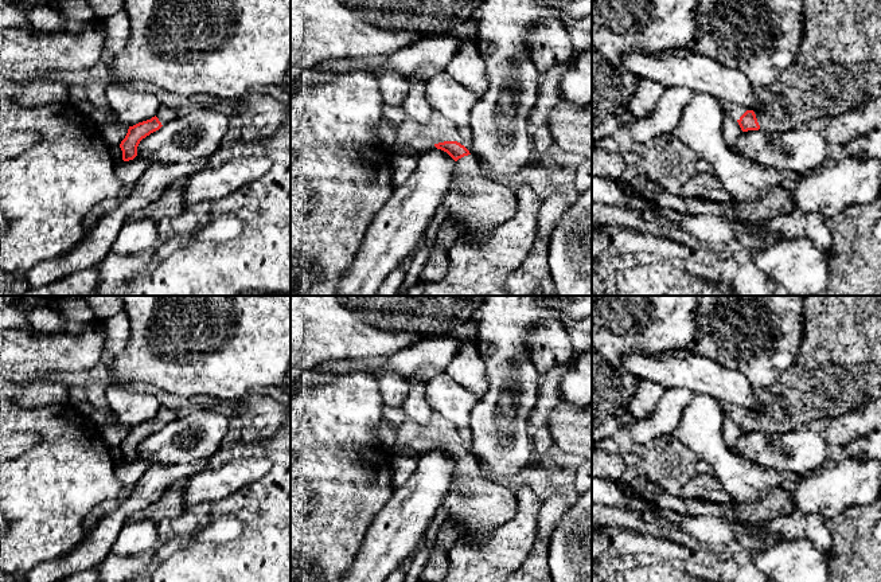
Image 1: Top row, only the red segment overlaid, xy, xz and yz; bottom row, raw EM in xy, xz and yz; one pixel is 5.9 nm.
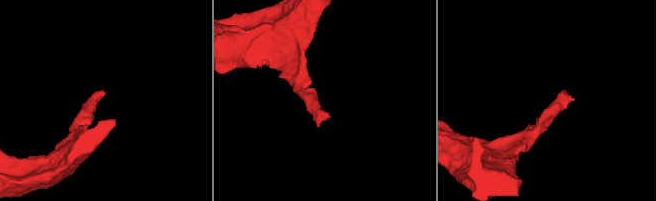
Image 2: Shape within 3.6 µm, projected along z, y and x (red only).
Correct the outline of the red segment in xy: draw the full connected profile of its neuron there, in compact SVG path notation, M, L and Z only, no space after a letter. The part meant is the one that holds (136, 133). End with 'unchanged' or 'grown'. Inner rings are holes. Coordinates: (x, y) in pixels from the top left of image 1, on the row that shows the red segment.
M161 105L155 117L129 126L125 138L120 144L120 148L122 151L122 160L133 160L137 156L137 147L140 141L151 133L159 130L163 125L172 121L175 117L176 110Z; grown

